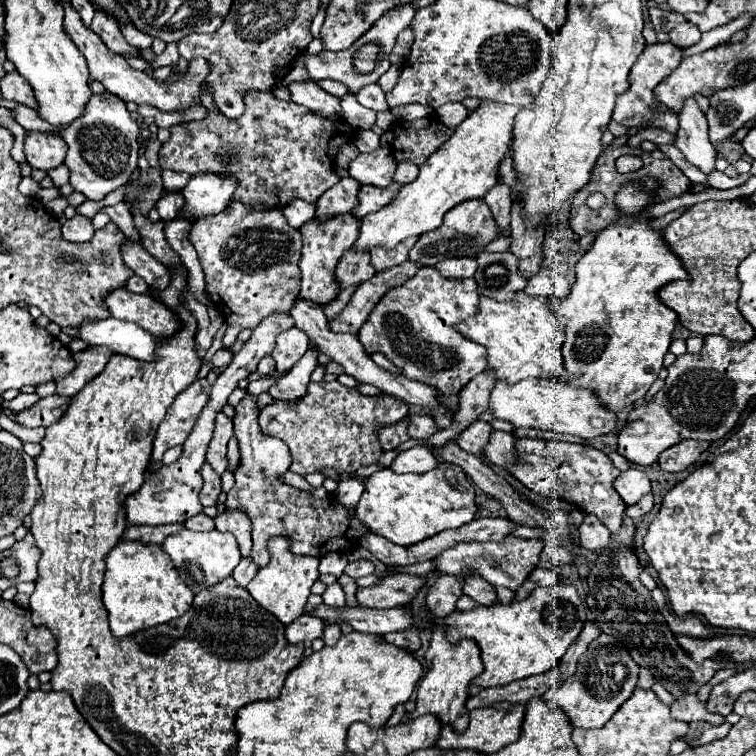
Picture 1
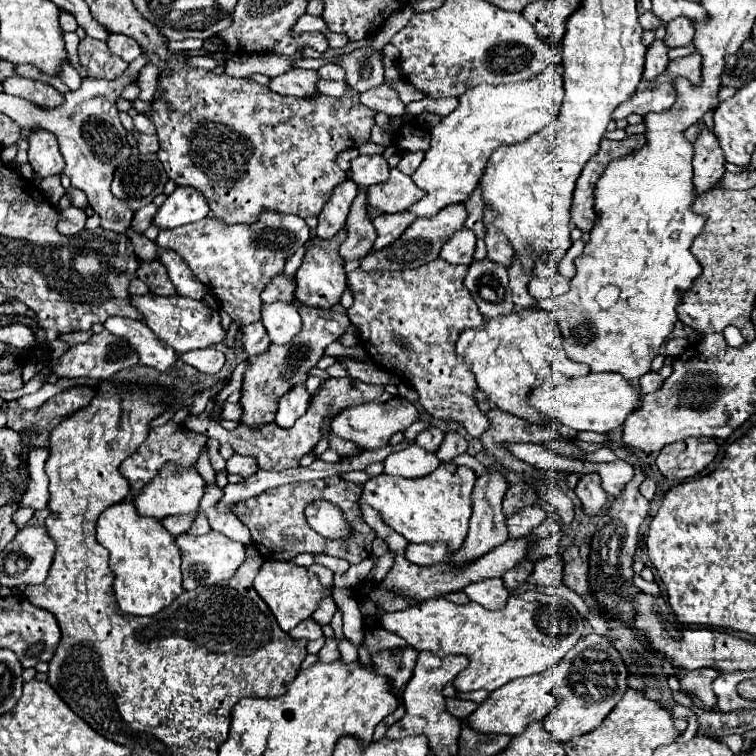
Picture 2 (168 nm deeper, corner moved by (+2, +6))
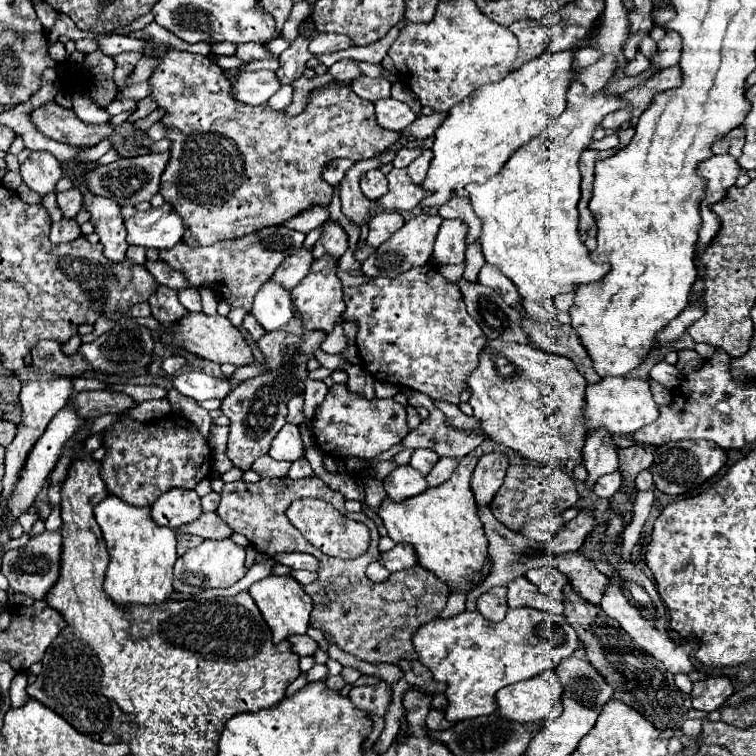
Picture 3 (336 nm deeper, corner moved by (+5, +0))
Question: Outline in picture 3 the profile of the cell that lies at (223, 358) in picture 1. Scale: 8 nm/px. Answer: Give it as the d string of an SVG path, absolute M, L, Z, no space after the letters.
M168 357L162 361L162 371L166 371L166 375L174 375L178 373L182 367L186 365L186 359L184 357Z

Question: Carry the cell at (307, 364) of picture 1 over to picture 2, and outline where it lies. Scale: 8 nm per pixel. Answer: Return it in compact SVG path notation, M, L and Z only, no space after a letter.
M305 383L289 389L289 393L285 393L285 397L281 397L281 401L279 401L275 423L279 427L291 427L307 411L309 399L311 399L311 395L307 393Z

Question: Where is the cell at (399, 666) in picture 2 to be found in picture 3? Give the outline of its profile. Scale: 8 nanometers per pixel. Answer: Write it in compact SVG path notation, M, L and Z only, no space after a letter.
M384 681L376 683L374 687L356 687L350 691L350 701L358 709L366 711L372 719L372 733L366 737L366 743L362 743L362 753L368 751L376 743L378 735L382 733L384 713L390 705L390 699L392 699L392 691L390 691L388 683L384 683Z

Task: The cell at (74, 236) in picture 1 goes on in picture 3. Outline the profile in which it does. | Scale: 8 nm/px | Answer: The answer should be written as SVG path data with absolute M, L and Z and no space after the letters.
M62 219L58 223L52 225L50 229L50 241L52 243L68 243L68 241L74 241L78 239L82 233L80 233L80 225L74 221L74 219Z

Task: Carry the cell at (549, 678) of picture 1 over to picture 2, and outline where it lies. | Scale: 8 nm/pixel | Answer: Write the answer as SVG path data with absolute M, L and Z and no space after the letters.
M447 699L447 709L459 719L467 719L475 711L477 703L475 701L465 701L465 699Z

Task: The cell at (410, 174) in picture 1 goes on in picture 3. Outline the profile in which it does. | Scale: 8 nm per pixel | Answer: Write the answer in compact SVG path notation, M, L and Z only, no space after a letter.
M422 151L422 155L408 165L408 175L414 183L422 183L426 179L426 171L430 167L430 161L432 161L432 151Z

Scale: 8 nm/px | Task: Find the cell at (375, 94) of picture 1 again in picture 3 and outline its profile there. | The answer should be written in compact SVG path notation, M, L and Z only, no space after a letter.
M380 99L374 103L374 113L376 113L376 121L380 127L402 133L414 119L416 113L402 101L396 99Z

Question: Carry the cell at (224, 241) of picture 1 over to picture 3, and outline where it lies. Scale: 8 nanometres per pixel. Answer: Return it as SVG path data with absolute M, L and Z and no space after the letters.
M278 225L278 227L266 227L246 237L218 241L210 247L190 247L186 243L178 243L172 249L160 251L160 259L166 261L176 271L184 273L184 277L192 285L214 287L232 307L244 307L246 311L250 311L258 287L262 287L262 283L266 283L274 275L276 267L288 255L296 253L302 247L302 241L304 233L290 231Z

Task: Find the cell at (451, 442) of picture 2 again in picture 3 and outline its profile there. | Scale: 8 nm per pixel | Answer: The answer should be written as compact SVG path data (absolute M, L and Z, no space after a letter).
M442 457L442 459L434 465L434 469L428 473L428 477L426 477L428 487L438 487L438 485L442 485L444 481L448 481L450 475L452 475L452 471L456 469L456 463L458 463L458 459Z

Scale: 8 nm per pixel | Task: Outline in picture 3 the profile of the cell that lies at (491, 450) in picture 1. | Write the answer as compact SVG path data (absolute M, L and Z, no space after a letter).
M414 267L394 279L376 277L360 287L344 289L346 313L344 319L358 321L358 355L364 361L364 369L376 379L414 391L426 393L430 399L444 399L460 403L460 393L466 389L466 375L478 367L478 355L486 343L486 335L478 323L468 315L462 293L456 285L448 283L436 267Z

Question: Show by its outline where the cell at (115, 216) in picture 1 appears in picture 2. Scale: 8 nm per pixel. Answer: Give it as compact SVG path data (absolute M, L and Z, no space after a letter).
M129 227L129 229L125 231L125 235L127 235L129 241L133 243L135 253L137 253L141 259L145 259L145 261L153 261L153 259L157 259L157 253L155 253L155 247L157 247L157 245L155 245L153 241L149 241L145 235L133 231L133 227Z

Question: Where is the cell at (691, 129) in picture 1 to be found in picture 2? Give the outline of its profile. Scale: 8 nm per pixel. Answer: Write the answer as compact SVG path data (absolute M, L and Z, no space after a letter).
M699 121L697 125L699 125L699 135L697 135L697 141L693 143L693 149L695 149L693 185L697 193L703 193L711 189L725 173L725 167L723 167L725 159L715 135L707 129L707 125L703 121Z

